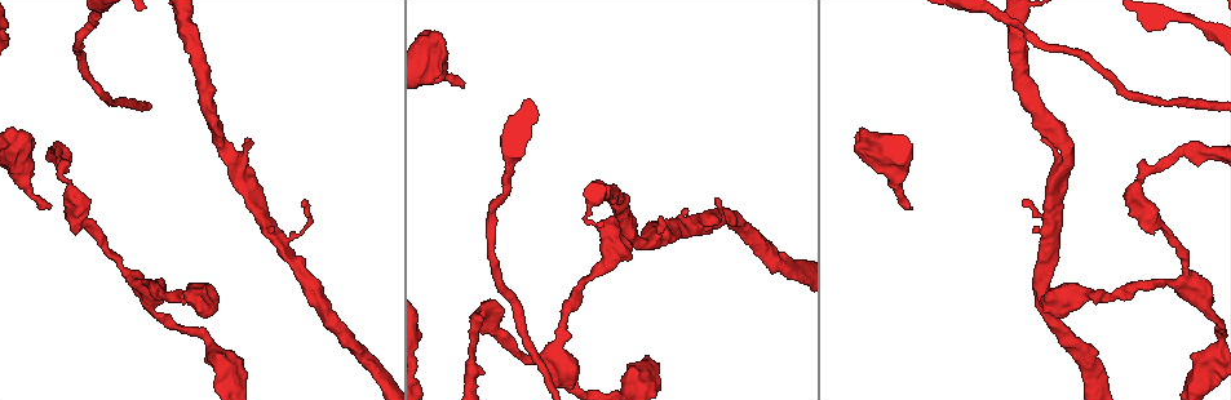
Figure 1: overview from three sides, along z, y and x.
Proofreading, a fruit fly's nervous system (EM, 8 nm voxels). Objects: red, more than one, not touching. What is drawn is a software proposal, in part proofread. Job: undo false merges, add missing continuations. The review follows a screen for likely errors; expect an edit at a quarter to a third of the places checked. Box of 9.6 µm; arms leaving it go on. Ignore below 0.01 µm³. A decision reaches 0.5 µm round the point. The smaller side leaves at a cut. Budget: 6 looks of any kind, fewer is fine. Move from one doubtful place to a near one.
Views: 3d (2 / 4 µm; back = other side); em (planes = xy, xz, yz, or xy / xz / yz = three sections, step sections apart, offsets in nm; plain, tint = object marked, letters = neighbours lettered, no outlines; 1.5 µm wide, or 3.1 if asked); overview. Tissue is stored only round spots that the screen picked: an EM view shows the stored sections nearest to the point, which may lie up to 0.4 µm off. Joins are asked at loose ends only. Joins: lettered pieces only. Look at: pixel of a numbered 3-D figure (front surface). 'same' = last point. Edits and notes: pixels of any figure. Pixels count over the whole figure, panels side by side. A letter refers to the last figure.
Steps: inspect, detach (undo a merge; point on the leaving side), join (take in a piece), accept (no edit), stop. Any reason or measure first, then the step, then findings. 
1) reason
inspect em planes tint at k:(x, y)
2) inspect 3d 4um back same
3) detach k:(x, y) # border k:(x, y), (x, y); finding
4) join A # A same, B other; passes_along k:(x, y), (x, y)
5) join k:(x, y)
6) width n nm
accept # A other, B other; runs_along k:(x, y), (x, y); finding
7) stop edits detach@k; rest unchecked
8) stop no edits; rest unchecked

stops while still wide
inspect 3d 4um at 1:(26, 138)

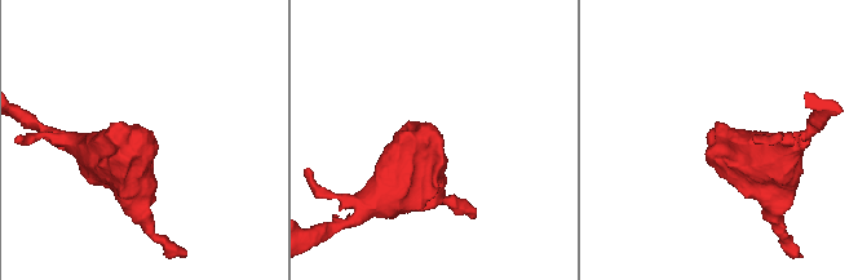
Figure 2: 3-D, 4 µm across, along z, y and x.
now the EM
inspect em planes letters at 2:(710, 133)

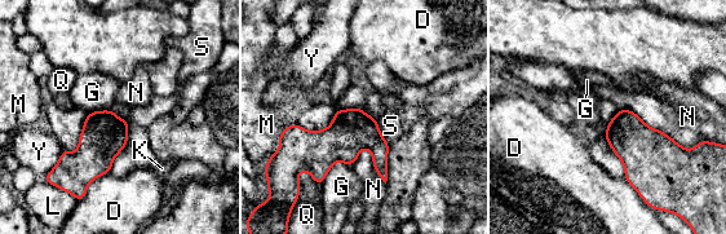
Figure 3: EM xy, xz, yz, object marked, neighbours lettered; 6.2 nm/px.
accept # D other, G other, K other, L other, M other, N other, Q other, S other, Y other; border 3:(350, 164), (335, 162), (321, 184); none of them fits

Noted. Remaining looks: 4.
an open end
inspect 3d 2um at 1:(910, 207)

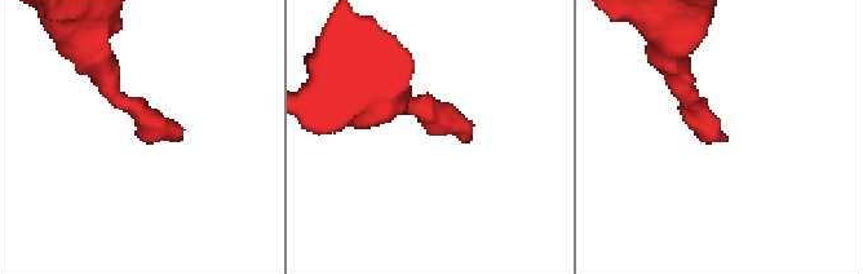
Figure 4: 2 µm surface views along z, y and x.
inspect em yz step 4 letters at 4:(720, 137)

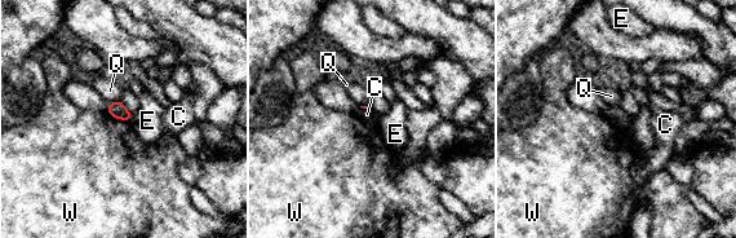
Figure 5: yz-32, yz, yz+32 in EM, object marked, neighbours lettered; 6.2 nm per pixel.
longest_contact W 160 nm
accept # C other, E other, Q other, W other; border 5:(107, 111), (129, 122); none of them fits

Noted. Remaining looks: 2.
inspect 3d 2um at 1:(1043, 299)

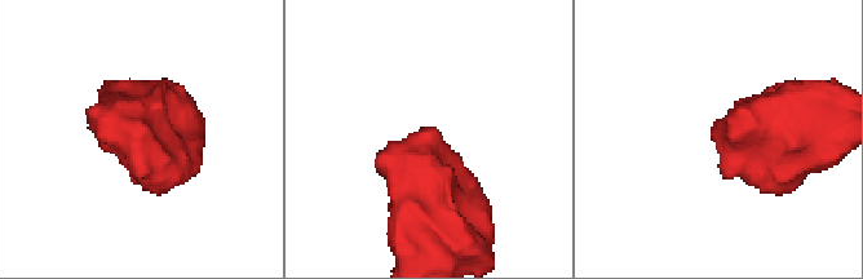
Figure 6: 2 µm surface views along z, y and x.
inspect em 3.1um planes letters at 6:(146, 124)

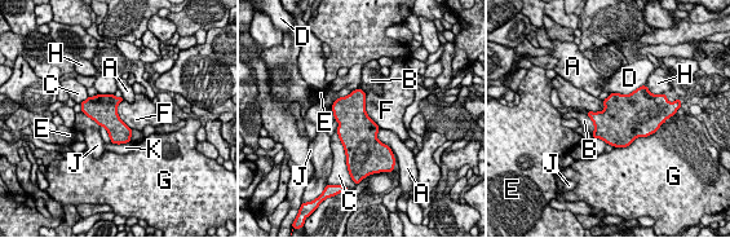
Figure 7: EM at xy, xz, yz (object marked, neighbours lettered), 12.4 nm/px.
accept # A other, B other, C other, D other, E other, F other, G other, H other, J other, K other; border 7:(364, 93), (364, 111), (380, 127); none of them fits

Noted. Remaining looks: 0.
stop no edits; rest unchecked

